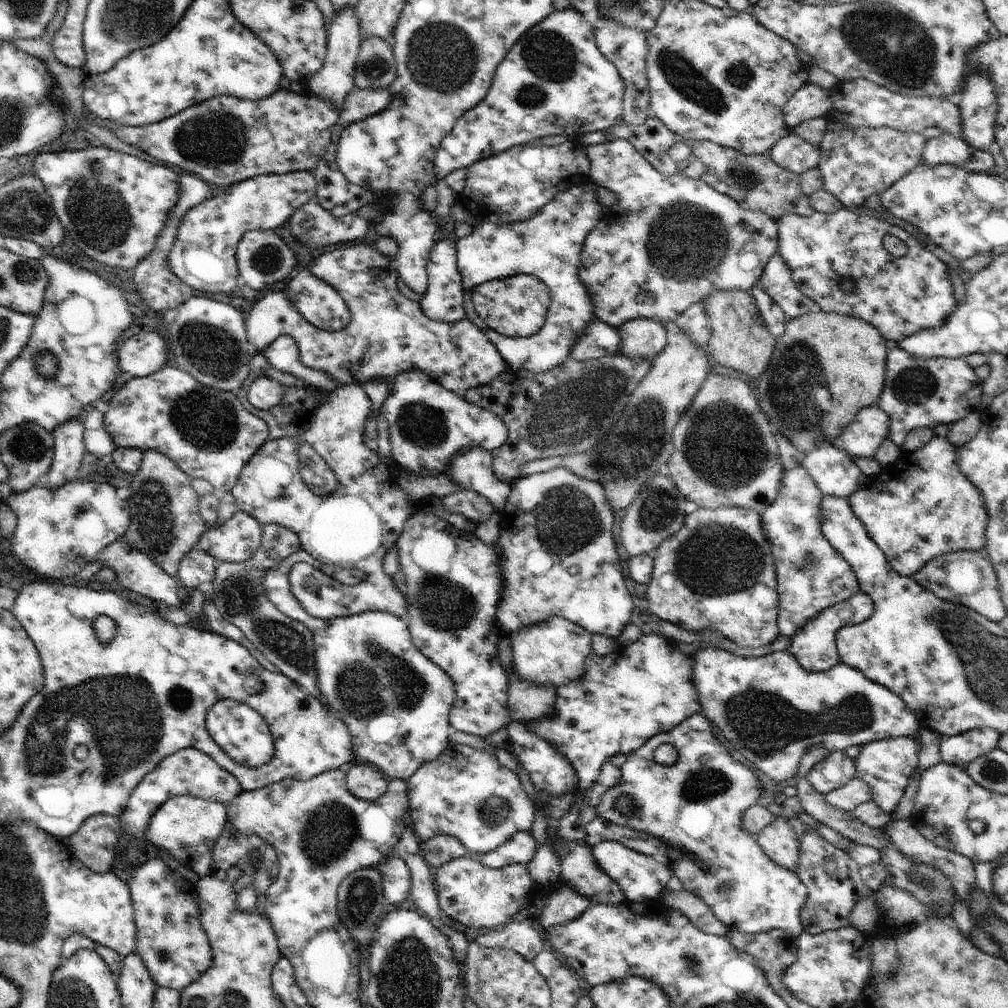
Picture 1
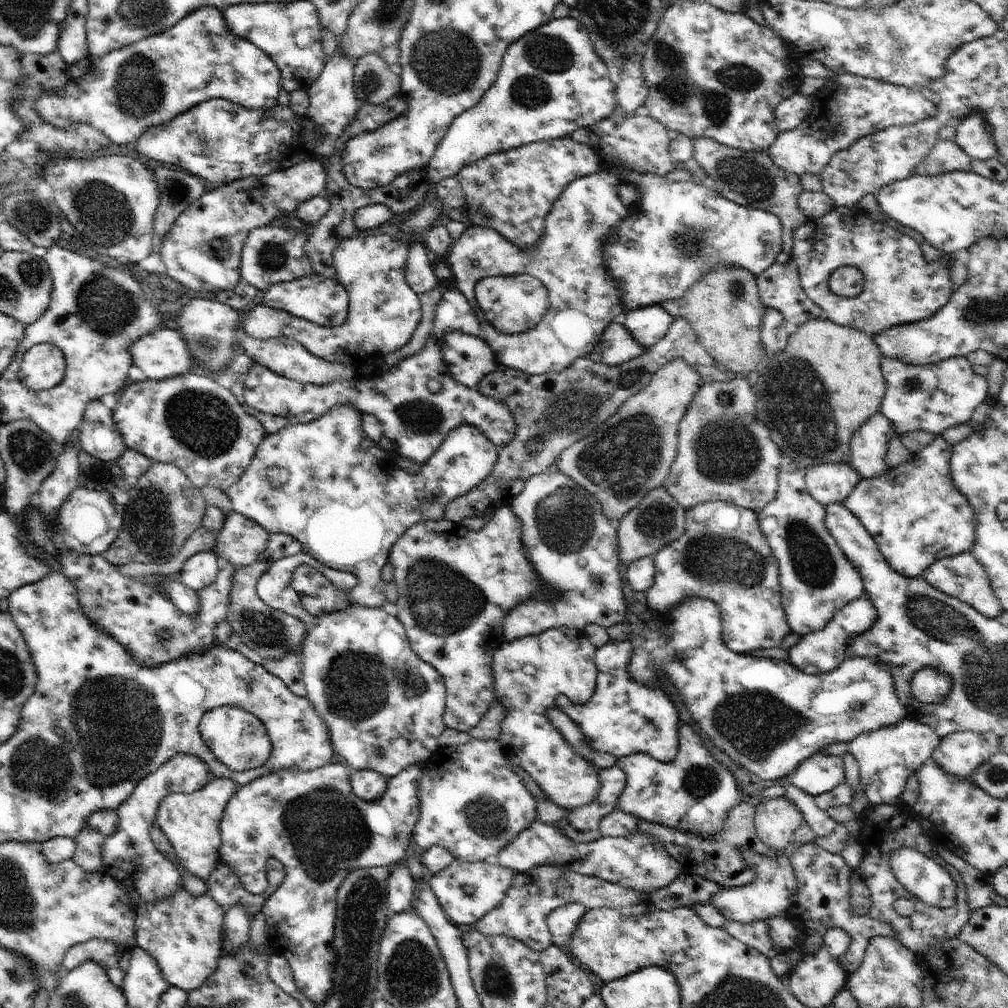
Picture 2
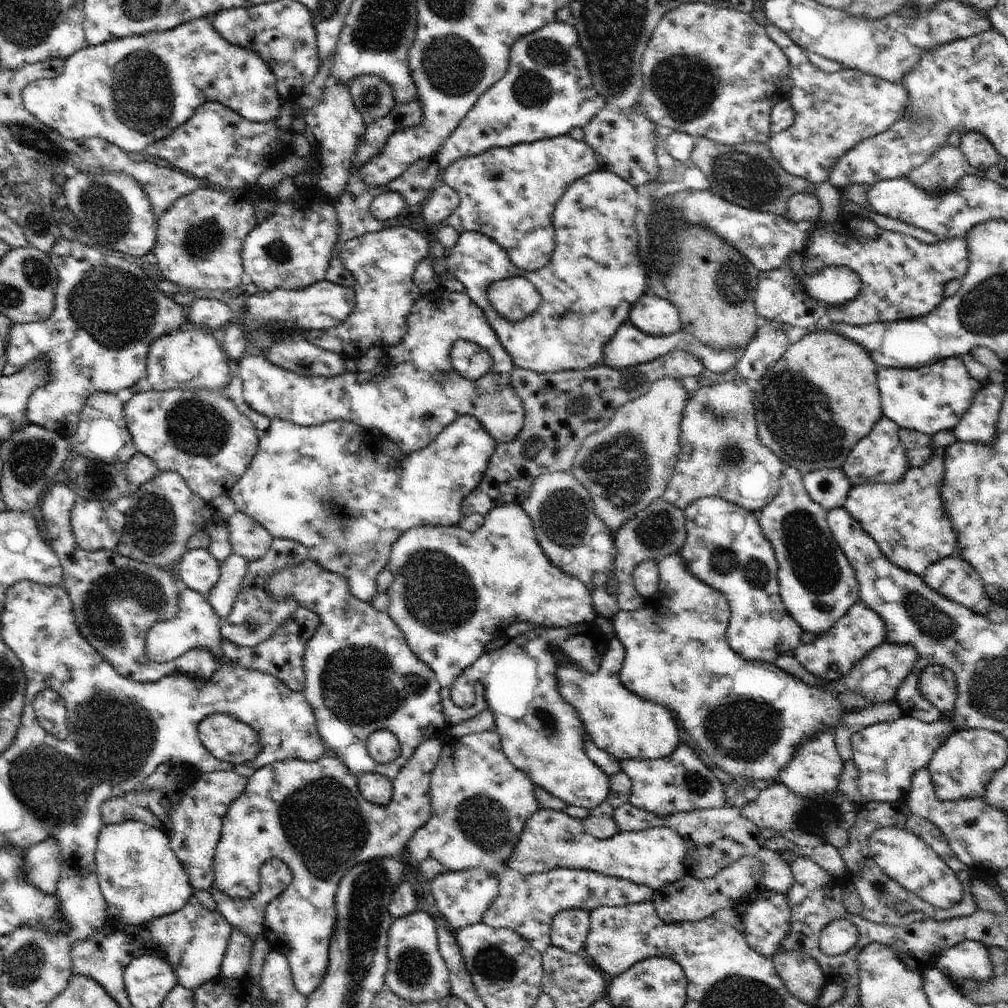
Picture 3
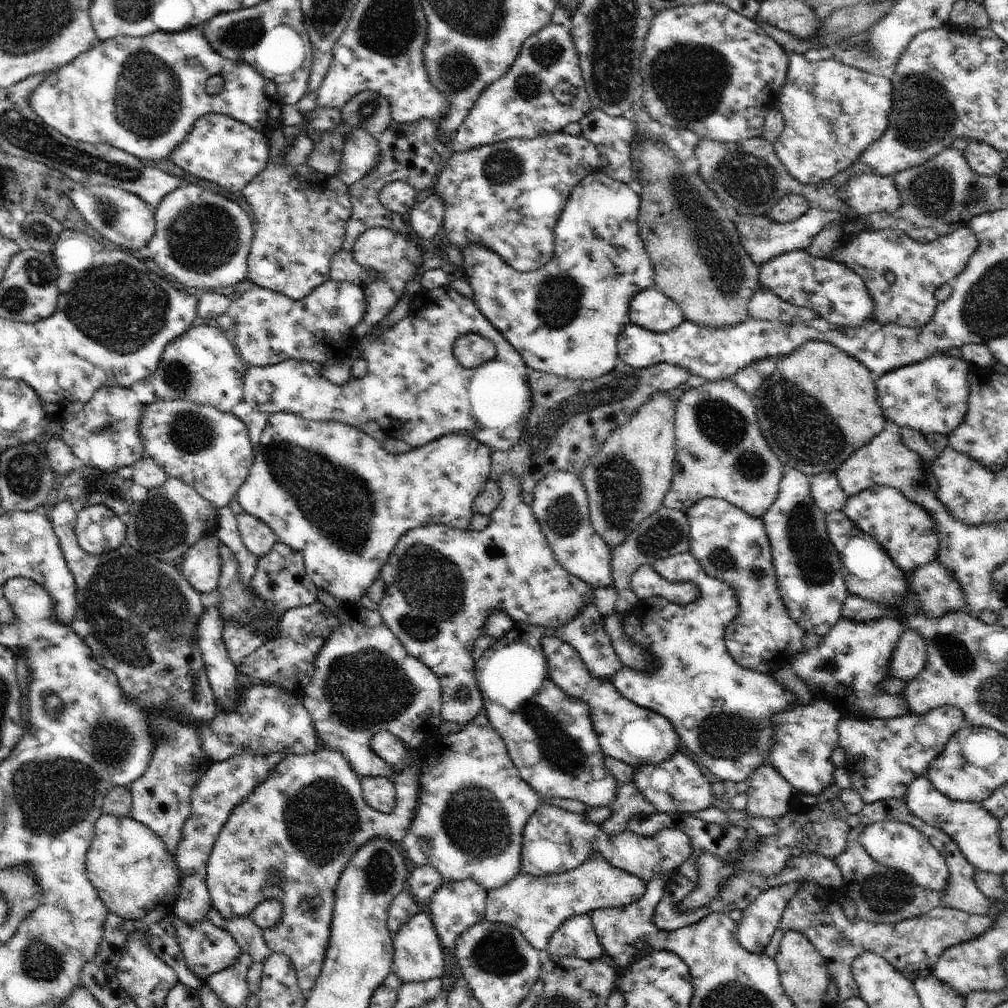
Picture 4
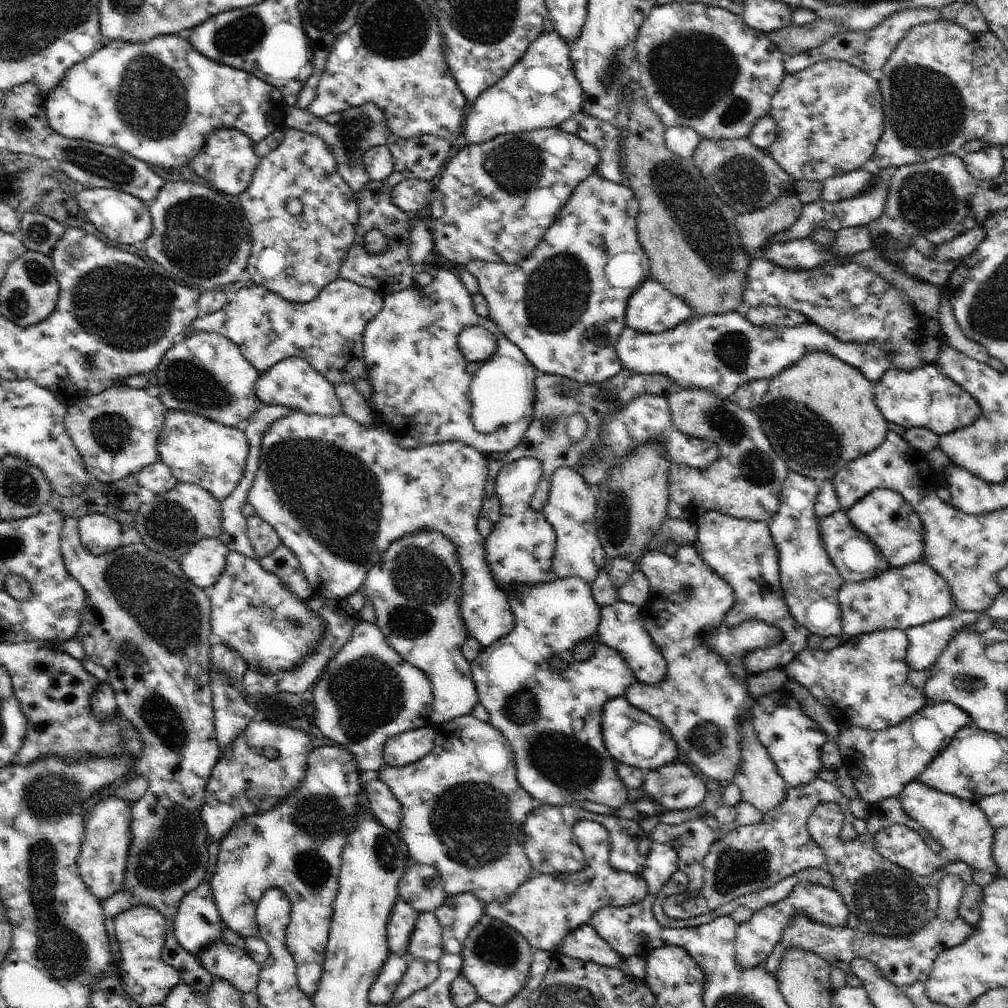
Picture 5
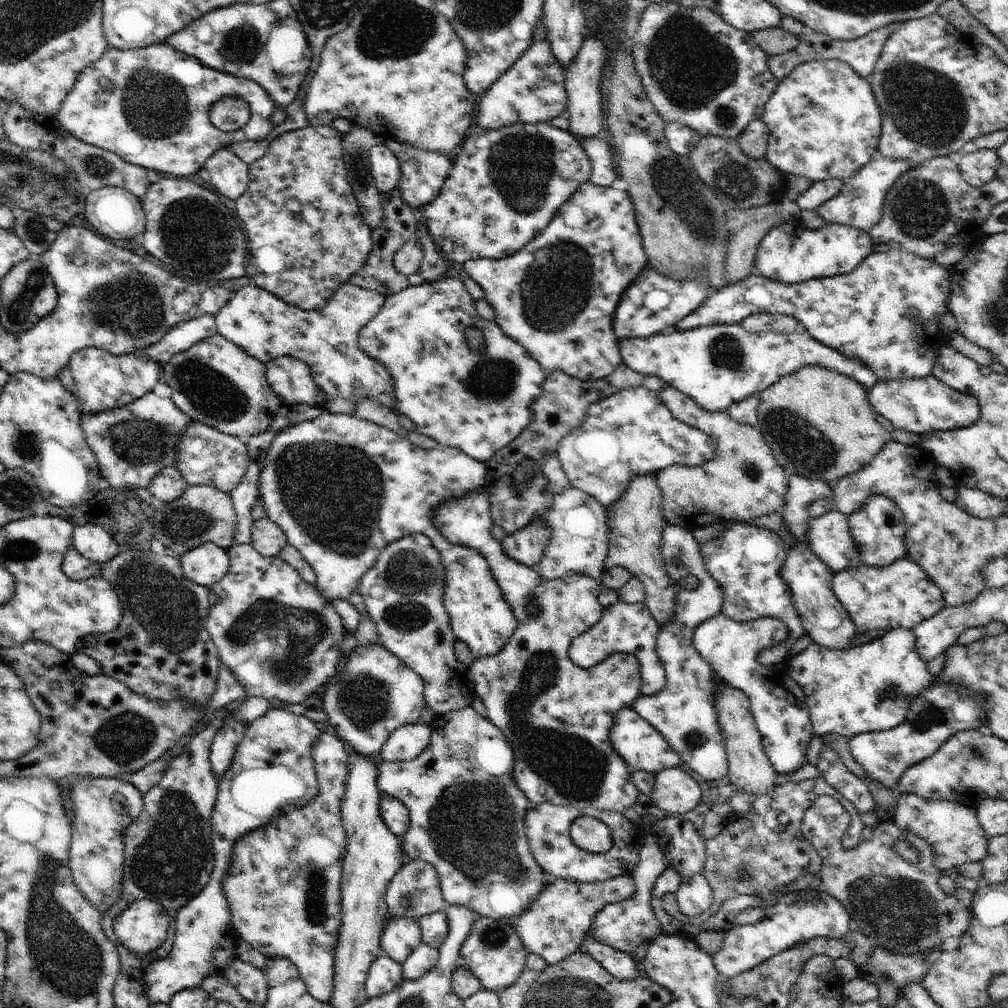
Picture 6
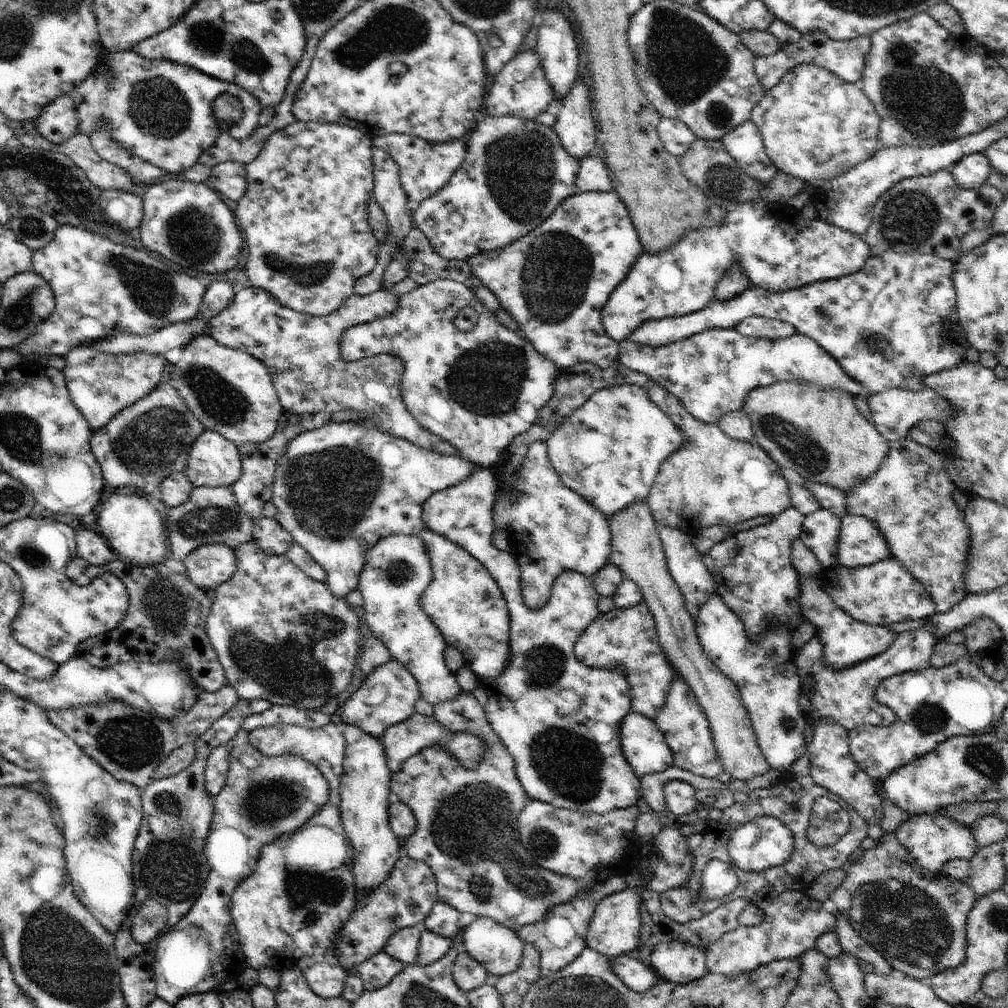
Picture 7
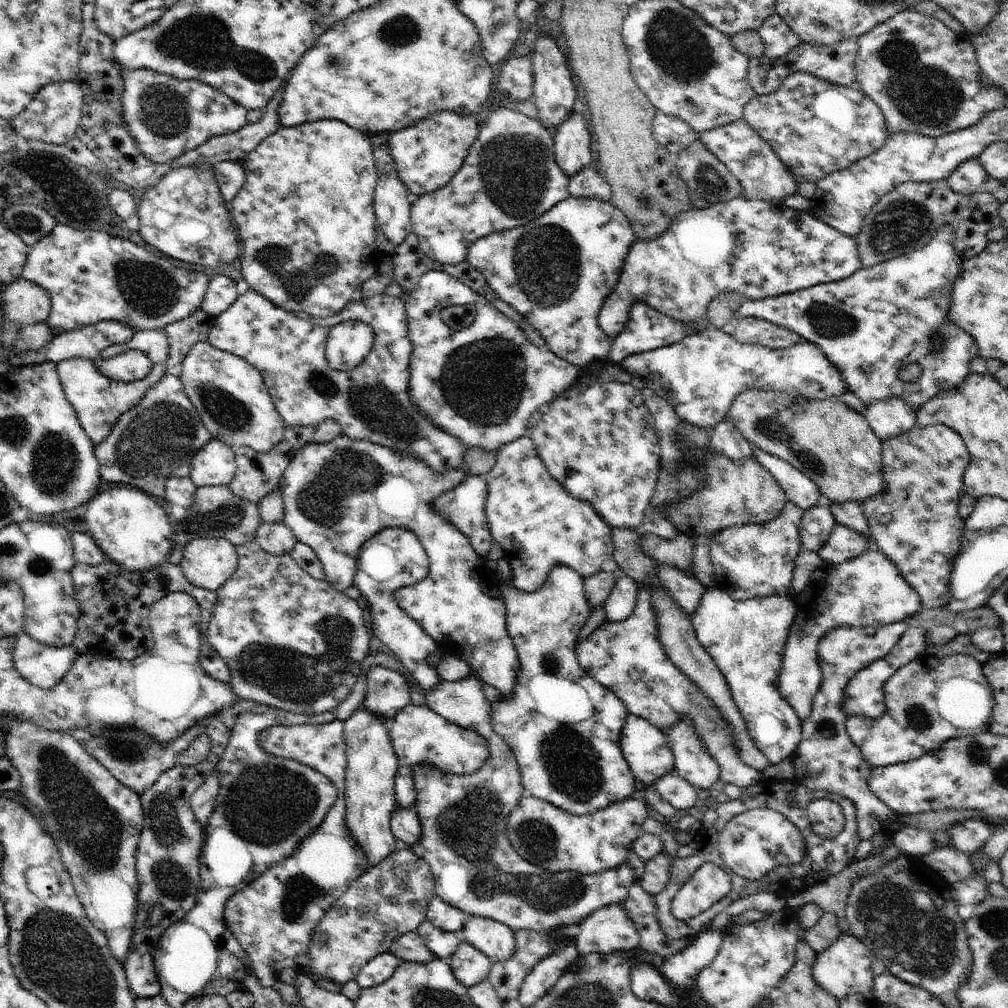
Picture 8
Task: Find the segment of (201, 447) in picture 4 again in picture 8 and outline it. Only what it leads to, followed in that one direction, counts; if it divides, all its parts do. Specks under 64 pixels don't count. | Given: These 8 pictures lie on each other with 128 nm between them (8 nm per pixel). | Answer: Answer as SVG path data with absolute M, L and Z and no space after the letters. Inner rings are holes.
M212 438L196 452L189 477L197 487L229 485L236 470L234 449Z

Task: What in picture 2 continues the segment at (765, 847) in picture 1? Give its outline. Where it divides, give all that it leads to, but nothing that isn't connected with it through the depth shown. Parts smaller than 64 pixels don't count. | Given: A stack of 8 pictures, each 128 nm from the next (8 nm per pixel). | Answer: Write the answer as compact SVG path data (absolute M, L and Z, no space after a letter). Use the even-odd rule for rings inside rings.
M786 796L762 803L755 801L755 808L756 830L760 840L773 853L782 854L792 842L794 832L805 821L802 812Z

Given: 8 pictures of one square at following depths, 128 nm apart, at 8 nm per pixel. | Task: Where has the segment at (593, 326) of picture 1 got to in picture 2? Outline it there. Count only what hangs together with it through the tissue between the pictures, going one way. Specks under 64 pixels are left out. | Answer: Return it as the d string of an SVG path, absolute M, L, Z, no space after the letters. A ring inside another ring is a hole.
M617 321L606 326L600 342L587 357L600 364L616 366L616 364L624 364L632 358L638 358L646 350L647 348L642 348L632 338L632 334L626 330L621 321Z

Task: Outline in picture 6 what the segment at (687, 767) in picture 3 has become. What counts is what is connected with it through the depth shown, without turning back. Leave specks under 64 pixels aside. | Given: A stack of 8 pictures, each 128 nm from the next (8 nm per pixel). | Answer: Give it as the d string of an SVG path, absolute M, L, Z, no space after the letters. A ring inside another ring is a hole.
M680 767L658 772L650 794L650 801L670 814L690 812L702 799L699 784Z

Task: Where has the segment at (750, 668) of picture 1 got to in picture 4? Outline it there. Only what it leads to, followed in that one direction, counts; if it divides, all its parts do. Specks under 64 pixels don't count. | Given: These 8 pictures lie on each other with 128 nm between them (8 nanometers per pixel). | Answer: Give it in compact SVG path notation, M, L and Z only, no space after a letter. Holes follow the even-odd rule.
M690 551L654 561L651 566L668 582L692 582L698 588L698 595L688 604L671 603L662 597L645 598L639 600L630 613L622 614L624 634L634 644L640 644L654 654L656 670L650 674L622 666L622 670L612 676L612 684L634 704L666 716L678 733L679 740L718 780L733 780L736 783L748 781L754 770L769 762L770 750L776 742L770 718L782 710L792 710L802 702L772 674L744 668L730 656L725 645L726 628L736 618L739 606L731 586L708 576ZM904 631L892 652L888 678L900 679L906 683L916 678L928 660L926 648L926 640L918 632Z

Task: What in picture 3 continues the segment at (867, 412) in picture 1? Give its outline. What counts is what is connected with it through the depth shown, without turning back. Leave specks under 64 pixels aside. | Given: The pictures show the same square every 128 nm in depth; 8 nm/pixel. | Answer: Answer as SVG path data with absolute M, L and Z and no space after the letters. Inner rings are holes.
M883 416L874 424L872 432L864 436L854 448L849 452L841 469L852 486L864 484L866 482L890 483L903 480L904 474L908 472L908 460L906 460L906 450L899 439L899 430L901 428L890 418Z

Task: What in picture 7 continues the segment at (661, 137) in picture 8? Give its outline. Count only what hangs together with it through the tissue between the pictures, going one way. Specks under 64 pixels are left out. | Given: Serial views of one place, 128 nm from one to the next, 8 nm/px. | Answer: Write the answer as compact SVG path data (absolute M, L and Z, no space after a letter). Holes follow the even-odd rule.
M661 117L656 130L666 150L676 157L686 154L690 145L698 140L694 132L678 119Z

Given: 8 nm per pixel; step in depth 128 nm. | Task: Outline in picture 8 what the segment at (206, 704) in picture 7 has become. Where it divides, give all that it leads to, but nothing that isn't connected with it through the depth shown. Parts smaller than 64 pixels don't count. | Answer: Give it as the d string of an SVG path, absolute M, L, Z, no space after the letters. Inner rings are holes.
M206 716L204 720L200 720L196 726L186 730L182 736L178 736L170 744L166 744L166 742L156 744L156 740L152 736L140 732L138 728L124 728L124 726L122 728L120 726L118 728L104 728L102 732L92 736L86 731L86 728L78 728L75 725L74 730L70 730L69 733L80 739L86 752L90 756L94 756L100 764L103 764L110 771L110 774L114 775L114 778L129 786L136 794L141 795L158 780L162 773L174 766L178 755L184 752L195 738L205 732L210 718L212 716Z

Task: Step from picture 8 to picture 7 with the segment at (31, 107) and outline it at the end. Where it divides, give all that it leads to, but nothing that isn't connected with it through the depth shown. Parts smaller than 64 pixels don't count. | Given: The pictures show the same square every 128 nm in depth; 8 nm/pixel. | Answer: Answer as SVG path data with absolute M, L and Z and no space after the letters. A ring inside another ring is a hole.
M72 95L56 98L54 102L46 104L40 116L29 122L29 125L33 125L40 136L44 136L54 144L70 140L78 133L76 104L72 100Z

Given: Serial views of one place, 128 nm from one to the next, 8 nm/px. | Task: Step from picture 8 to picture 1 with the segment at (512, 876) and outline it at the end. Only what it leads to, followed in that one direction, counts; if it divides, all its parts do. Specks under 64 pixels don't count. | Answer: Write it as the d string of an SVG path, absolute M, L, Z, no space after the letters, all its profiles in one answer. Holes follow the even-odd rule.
M450 743L438 758L422 765L407 780L407 793L410 804L409 821L421 842L438 834L450 834L458 838L467 852L472 854L496 850L516 833L530 831L535 820L536 804L524 791L518 776L500 763L496 753L468 745Z

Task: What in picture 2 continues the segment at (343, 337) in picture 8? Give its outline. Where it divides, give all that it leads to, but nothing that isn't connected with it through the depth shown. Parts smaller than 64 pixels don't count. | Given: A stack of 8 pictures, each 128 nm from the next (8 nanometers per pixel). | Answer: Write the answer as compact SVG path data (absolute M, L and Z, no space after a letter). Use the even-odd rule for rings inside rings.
M449 288L445 290L440 302L436 305L434 310L434 321L432 322L432 333L429 336L424 348L414 354L414 356L408 356L408 358L402 359L400 363L390 368L388 372L384 372L379 377L376 377L370 381L366 378L360 378L358 375L348 380L348 382L332 382L326 386L316 386L313 384L304 384L289 378L284 378L268 368L264 368L261 364L254 364L250 368L247 376L244 378L242 399L246 401L248 406L264 412L266 414L274 414L274 416L282 416L282 418L288 418L290 425L297 425L302 423L314 422L321 416L324 416L326 412L330 412L334 406L338 404L346 404L346 406L352 406L356 408L360 414L372 414L378 418L378 422L382 424L382 432L388 437L388 440L394 444L395 451L399 456L409 458L413 462L418 464L424 464L432 458L435 450L440 448L440 444L446 440L446 436L456 430L458 426L462 424L468 424L468 426L476 426L482 434L486 435L486 438L496 445L496 448L502 448L506 446L512 438L514 438L516 432L516 423L512 413L504 403L496 402L494 398L486 398L484 394L480 394L476 388L466 388L462 384L458 384L450 374L448 374L448 366L444 362L444 356L442 356L442 350L440 350L440 342L446 338L446 334L450 332L466 332L466 334L474 334L478 338L484 339L482 334L482 326L476 316L472 305L468 304L464 294L456 288ZM439 377L443 381L443 390L440 392L430 392L427 384L432 378Z

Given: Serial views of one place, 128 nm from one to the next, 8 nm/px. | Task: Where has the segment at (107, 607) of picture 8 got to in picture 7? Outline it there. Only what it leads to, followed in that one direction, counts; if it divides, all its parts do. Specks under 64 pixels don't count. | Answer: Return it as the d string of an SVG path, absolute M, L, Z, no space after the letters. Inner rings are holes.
M77 556L66 566L66 576L73 580L78 586L88 586L94 578L110 572L122 581L129 594L129 605L126 611L126 618L112 630L94 638L87 638L76 648L76 657L83 658L94 666L94 668L108 668L121 662L145 662L146 664L160 664L160 662L172 662L176 657L182 658L182 666L188 668L190 678L194 684L204 693L216 692L219 688L227 684L224 667L220 664L216 650L208 635L206 634L206 619L215 599L215 590L210 588L200 588L188 580L186 565L183 561L174 560L168 556L166 562L156 564L156 566L136 566L130 561L118 558L112 562L107 562L102 566L94 566L84 558Z

